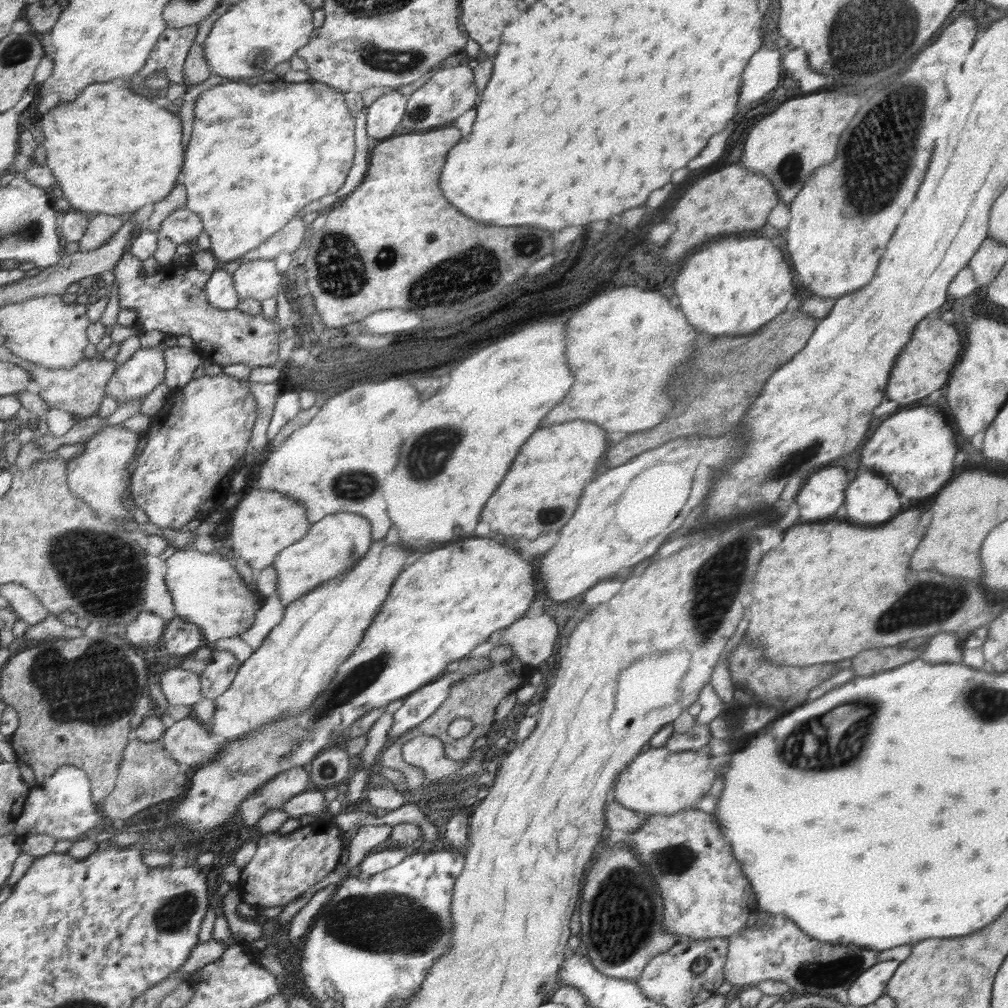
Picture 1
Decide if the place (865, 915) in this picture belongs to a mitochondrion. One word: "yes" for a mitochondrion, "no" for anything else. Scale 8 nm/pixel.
no

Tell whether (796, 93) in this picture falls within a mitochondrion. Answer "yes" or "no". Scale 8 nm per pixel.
no

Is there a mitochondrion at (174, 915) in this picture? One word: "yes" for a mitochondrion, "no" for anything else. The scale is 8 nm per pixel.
yes

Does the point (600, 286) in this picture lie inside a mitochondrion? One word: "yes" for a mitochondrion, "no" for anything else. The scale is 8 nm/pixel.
no

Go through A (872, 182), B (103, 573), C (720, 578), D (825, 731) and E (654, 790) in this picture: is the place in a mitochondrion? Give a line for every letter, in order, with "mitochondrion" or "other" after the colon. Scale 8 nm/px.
A: mitochondrion
B: mitochondrion
C: mitochondrion
D: mitochondrion
E: other

